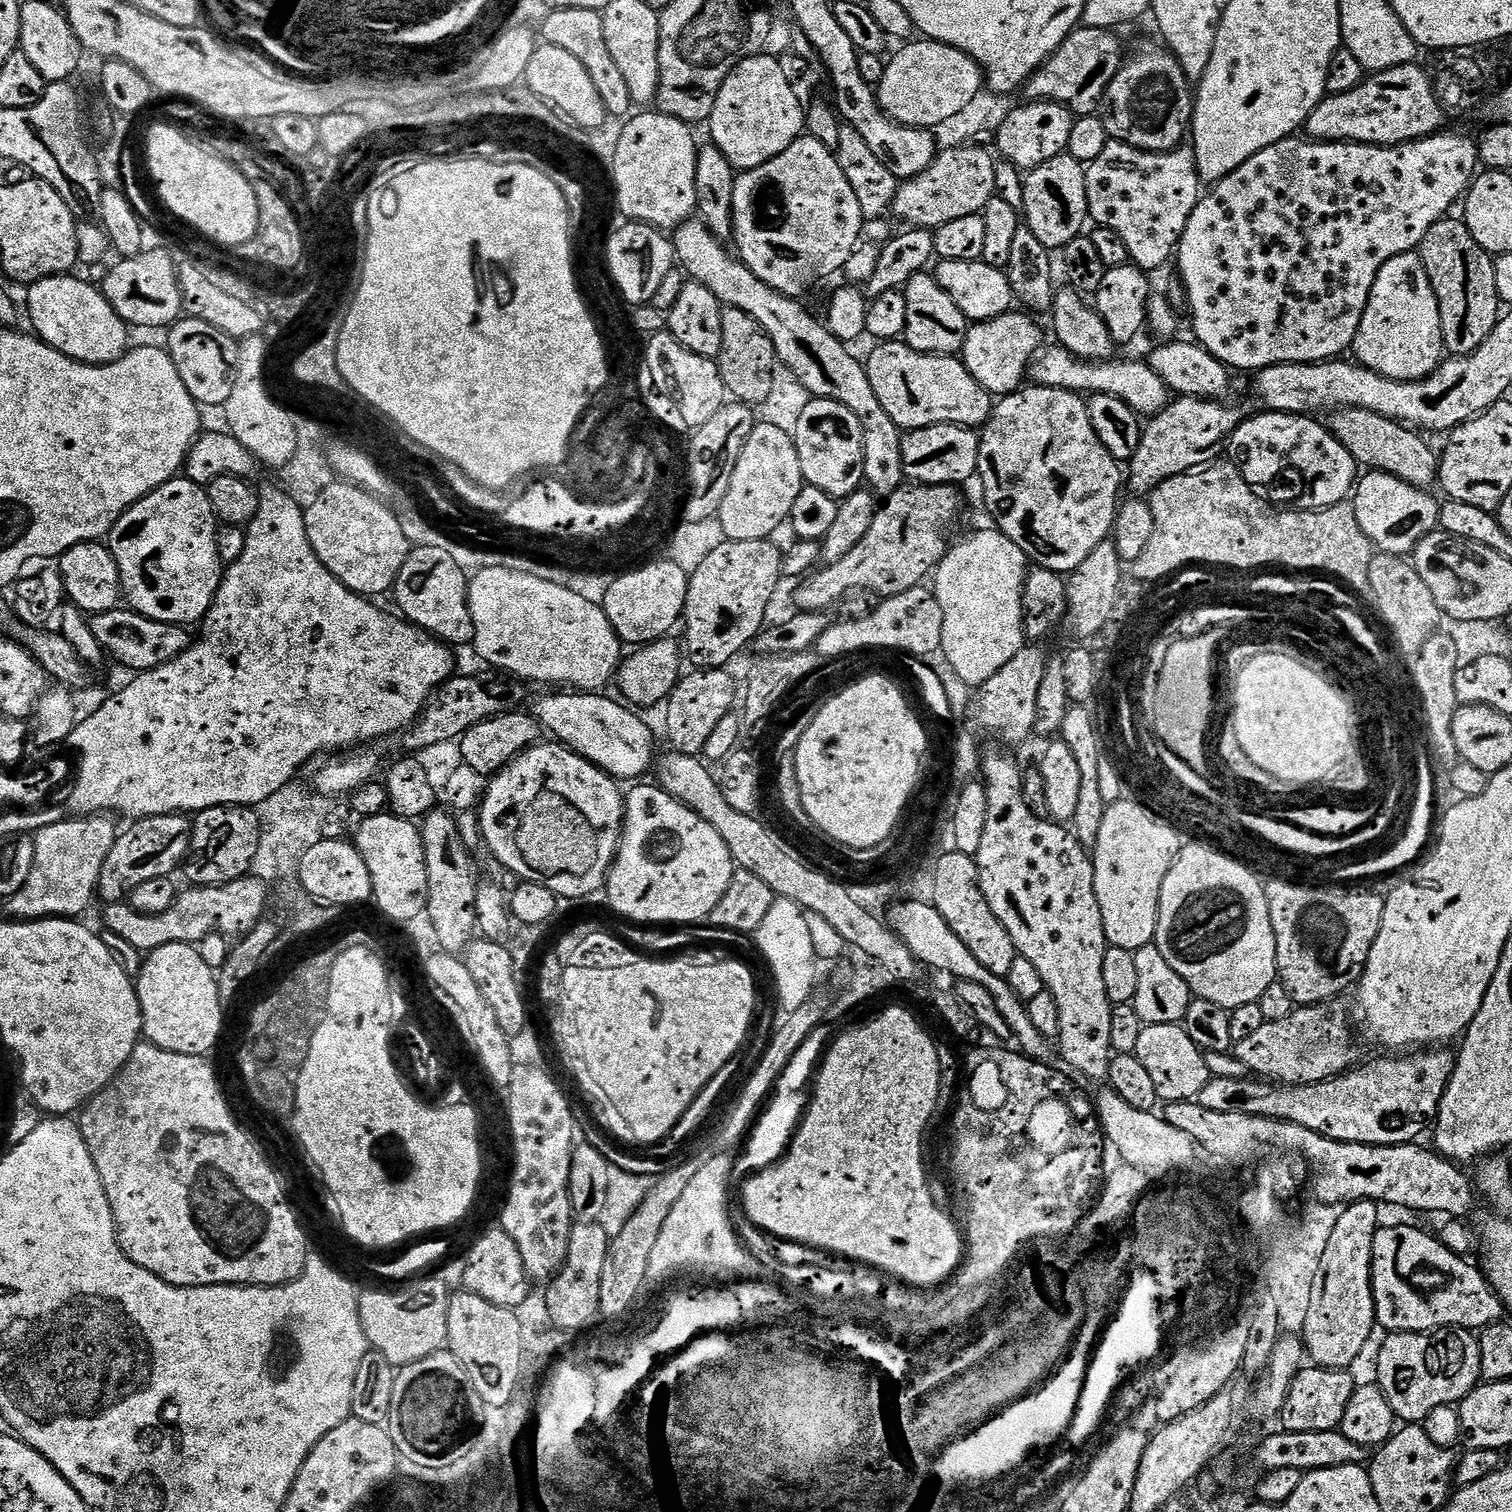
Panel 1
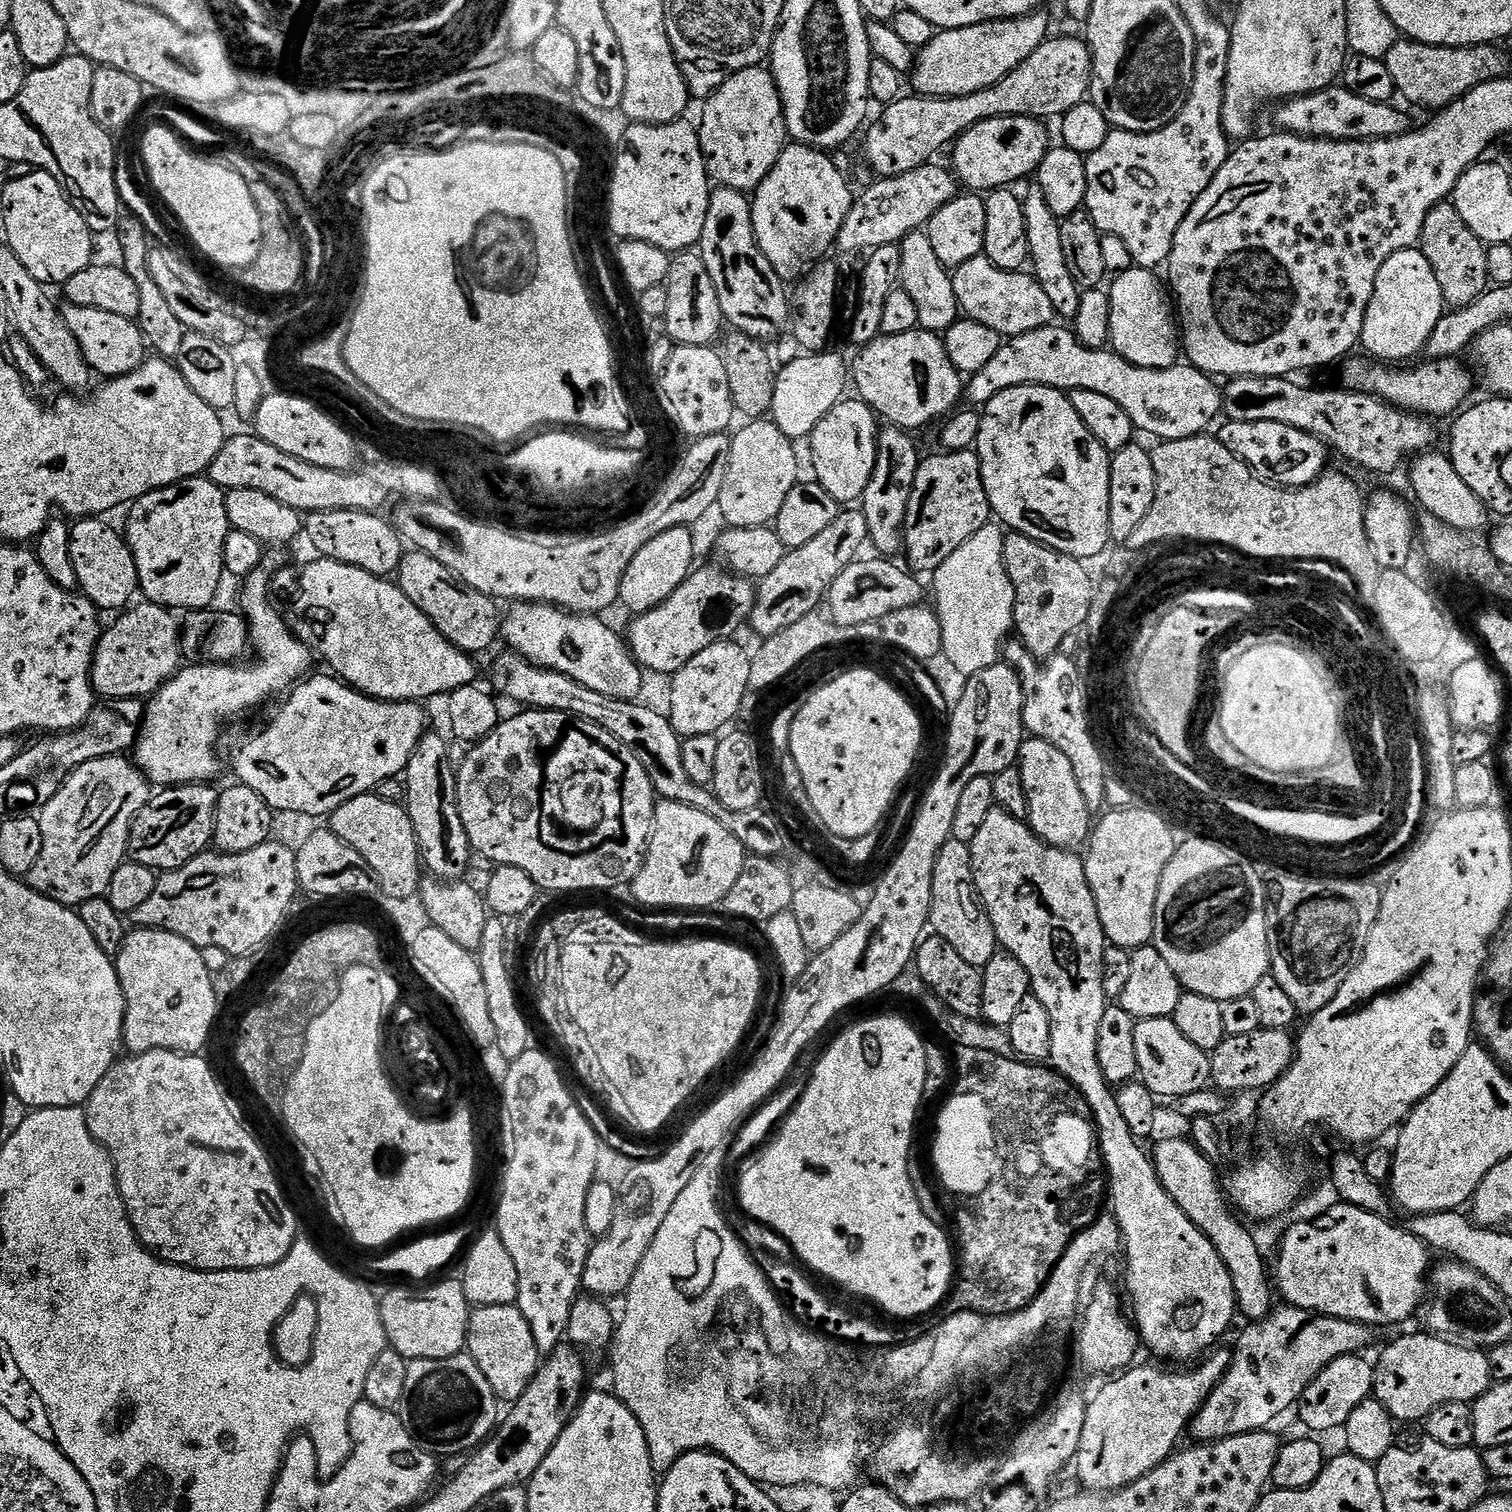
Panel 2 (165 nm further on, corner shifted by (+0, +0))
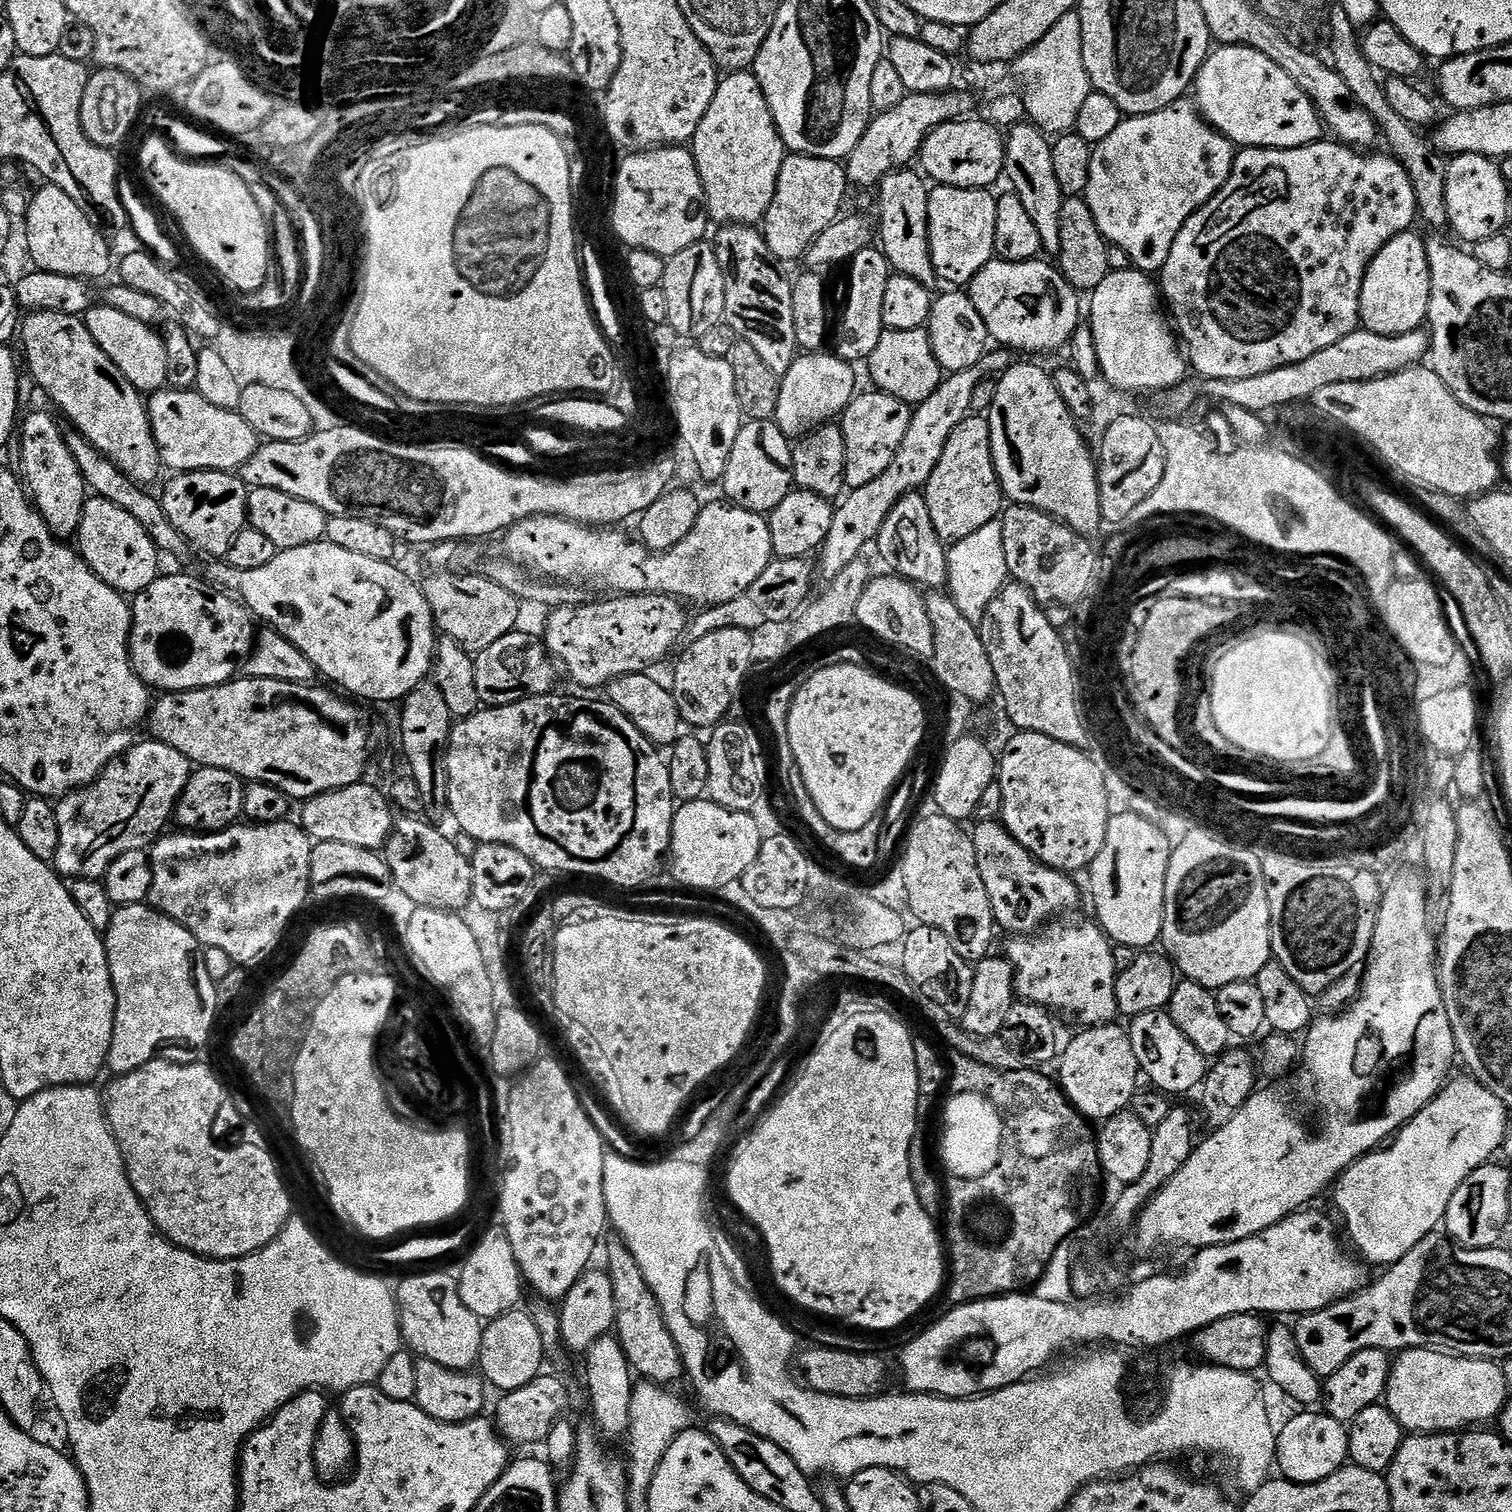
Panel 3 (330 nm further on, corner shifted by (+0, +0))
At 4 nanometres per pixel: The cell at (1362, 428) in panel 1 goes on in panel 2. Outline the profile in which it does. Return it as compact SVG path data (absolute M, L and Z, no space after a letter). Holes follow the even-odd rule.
M1429 450L1421 452L1419 456L1411 461L1412 469L1408 472L1408 480L1412 483L1412 492L1421 509L1425 512L1432 512L1434 516L1441 519L1452 528L1459 531L1479 533L1489 527L1488 519L1490 513L1483 502L1462 482L1461 475L1455 470L1449 457L1442 451Z

